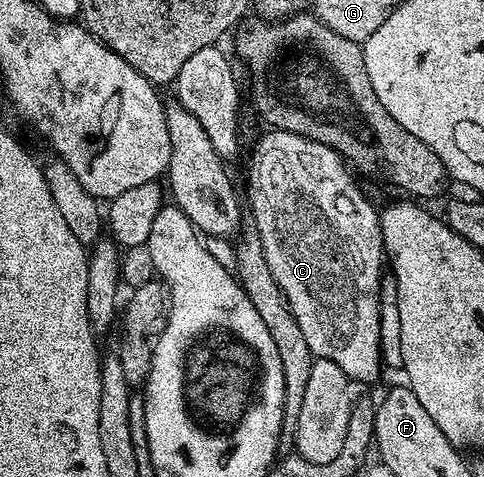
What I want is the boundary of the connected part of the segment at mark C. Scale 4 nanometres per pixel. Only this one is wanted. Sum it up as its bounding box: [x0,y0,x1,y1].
[247,129,385,382]

